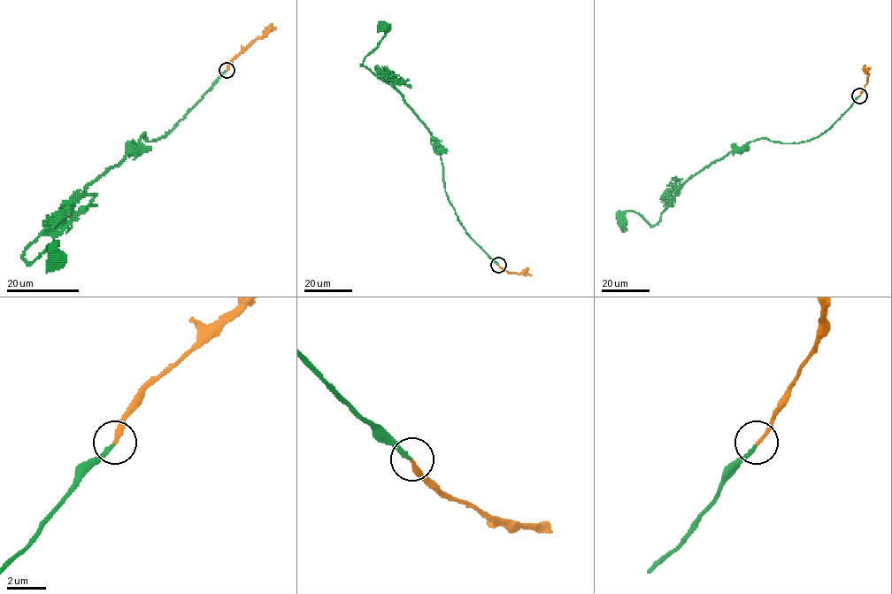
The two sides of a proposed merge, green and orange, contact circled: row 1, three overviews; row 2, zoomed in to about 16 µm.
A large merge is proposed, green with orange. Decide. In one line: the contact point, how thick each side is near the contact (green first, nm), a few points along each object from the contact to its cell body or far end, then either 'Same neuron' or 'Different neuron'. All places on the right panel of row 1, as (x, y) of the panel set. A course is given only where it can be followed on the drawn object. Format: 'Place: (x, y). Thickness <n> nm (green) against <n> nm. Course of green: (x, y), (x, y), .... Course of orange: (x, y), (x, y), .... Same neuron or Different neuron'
Place: (859, 96). Thickness 200 nm (green) against 200 nm. Course of green: (859, 96), (813, 139), (749, 142), (692, 175), (652, 226), (628, 211), (622, 224). Course of orange: (859, 96), (866, 84), (866, 72), (869, 68). Same neuron

